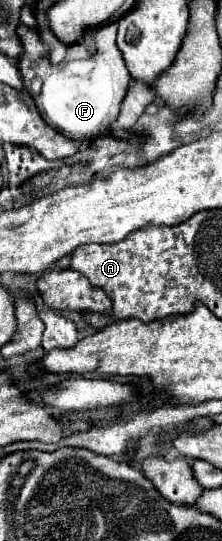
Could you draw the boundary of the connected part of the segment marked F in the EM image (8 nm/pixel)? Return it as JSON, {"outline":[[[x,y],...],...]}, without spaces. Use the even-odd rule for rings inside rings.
{"outline":[[[116,21],[108,25],[104,25],[102,29],[102,37],[110,41],[108,47],[102,45],[102,51],[108,51],[110,55],[106,55],[106,67],[102,67],[102,63],[98,63],[96,55],[90,59],[78,59],[78,61],[68,61],[64,63],[64,67],[54,69],[50,75],[46,75],[44,81],[44,73],[38,73],[38,59],[36,55],[32,55],[32,51],[36,51],[36,29],[30,29],[26,25],[18,27],[18,35],[24,43],[24,53],[26,57],[20,57],[20,71],[24,77],[24,87],[26,91],[34,97],[38,111],[42,113],[42,119],[46,123],[50,123],[52,127],[56,127],[58,131],[62,131],[62,135],[70,137],[70,139],[94,139],[102,133],[108,133],[110,123],[118,117],[120,111],[120,103],[124,99],[126,87],[128,87],[128,69],[126,63],[122,59],[122,53],[116,47],[116,31],[118,25]],[[26,65],[26,69],[24,69]],[[108,69],[118,69],[118,75],[106,75]],[[106,71],[106,73],[104,73]]]}

